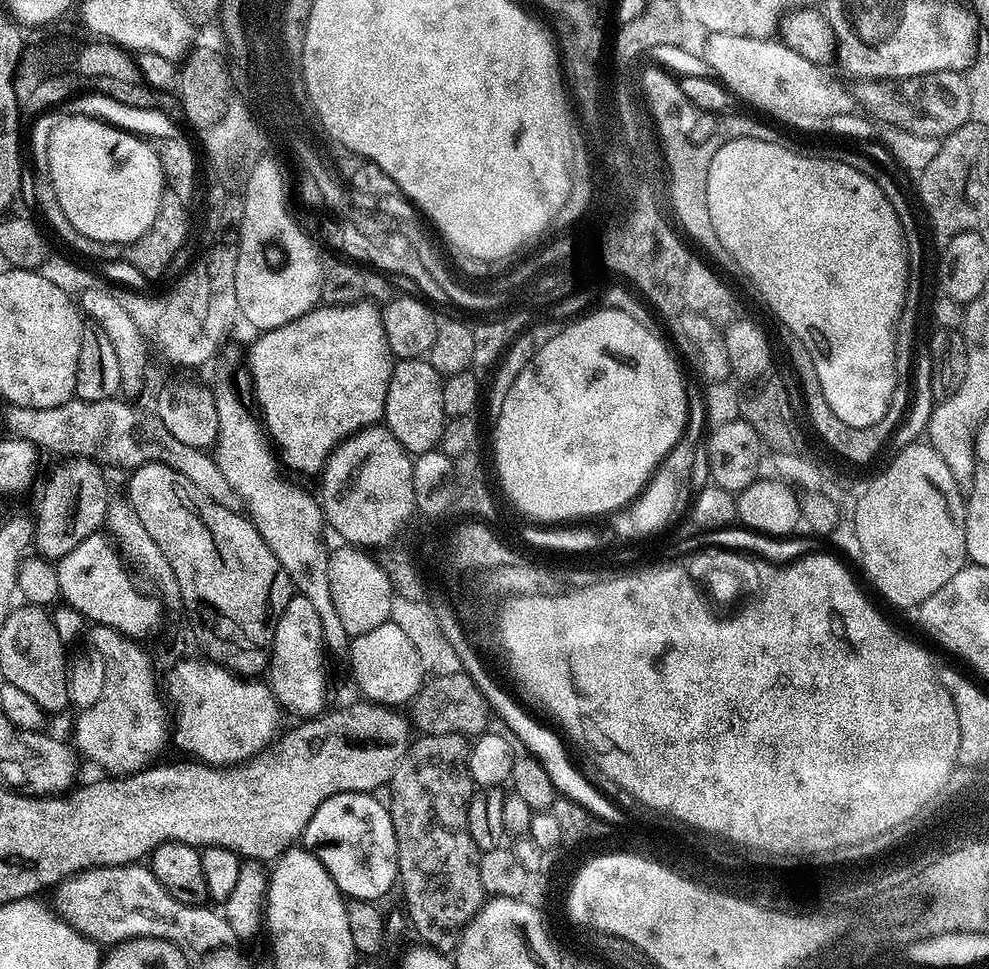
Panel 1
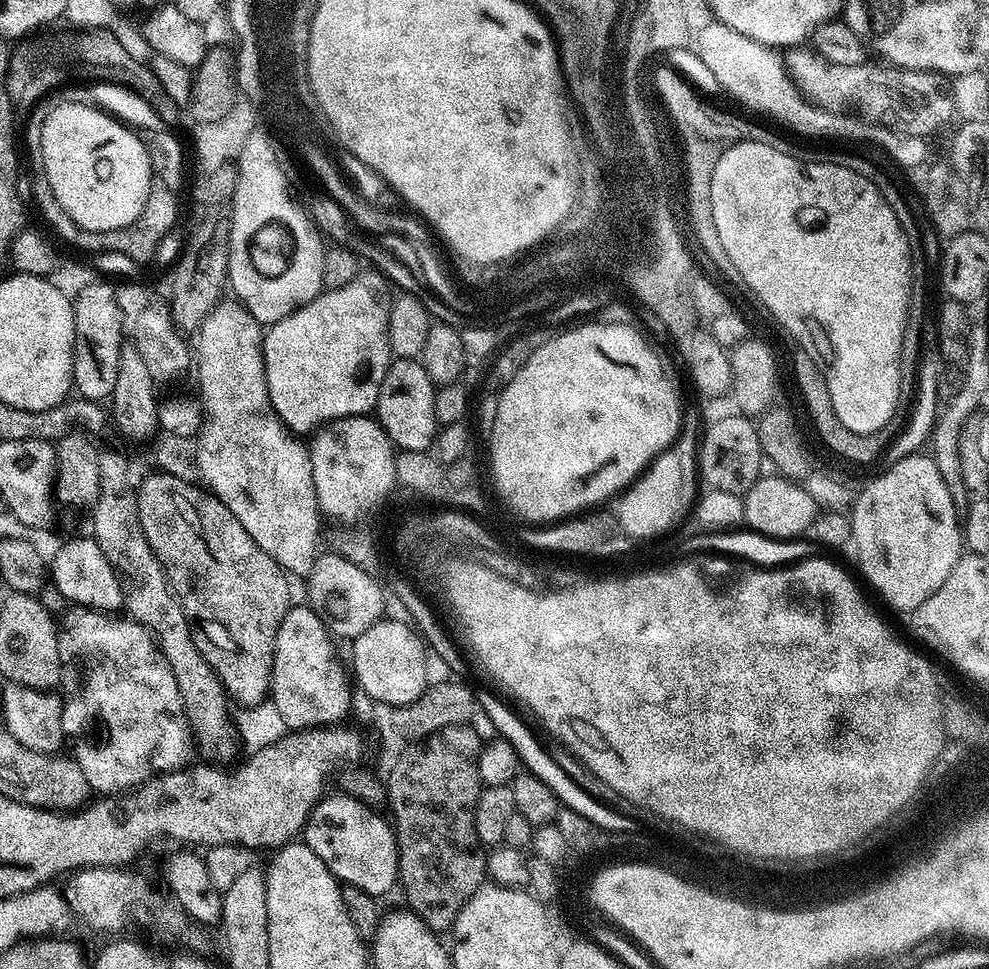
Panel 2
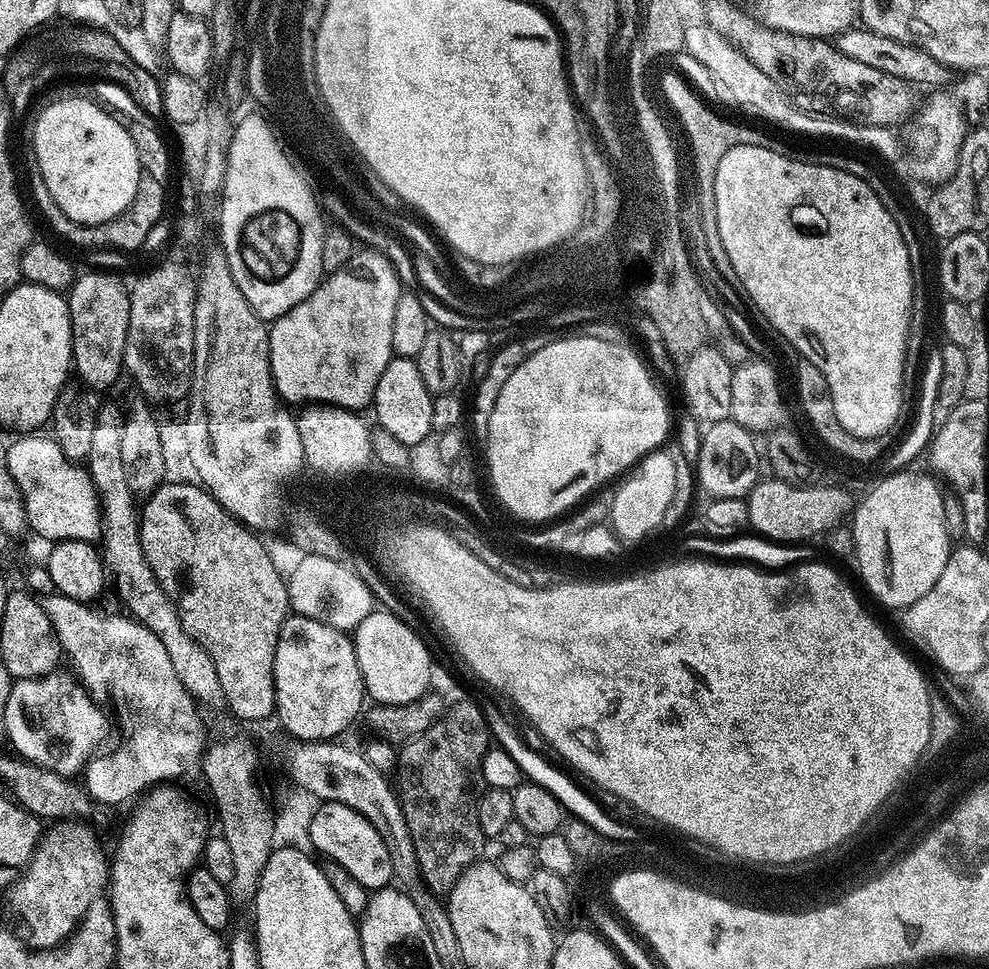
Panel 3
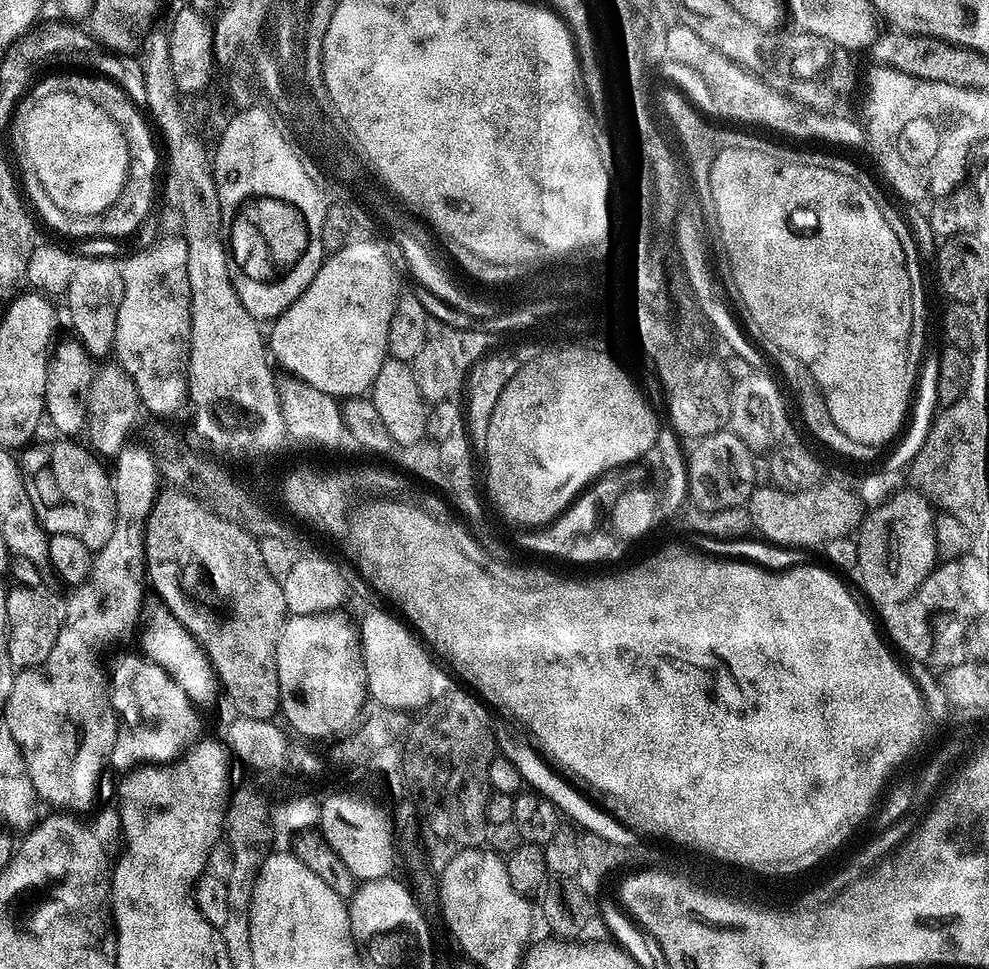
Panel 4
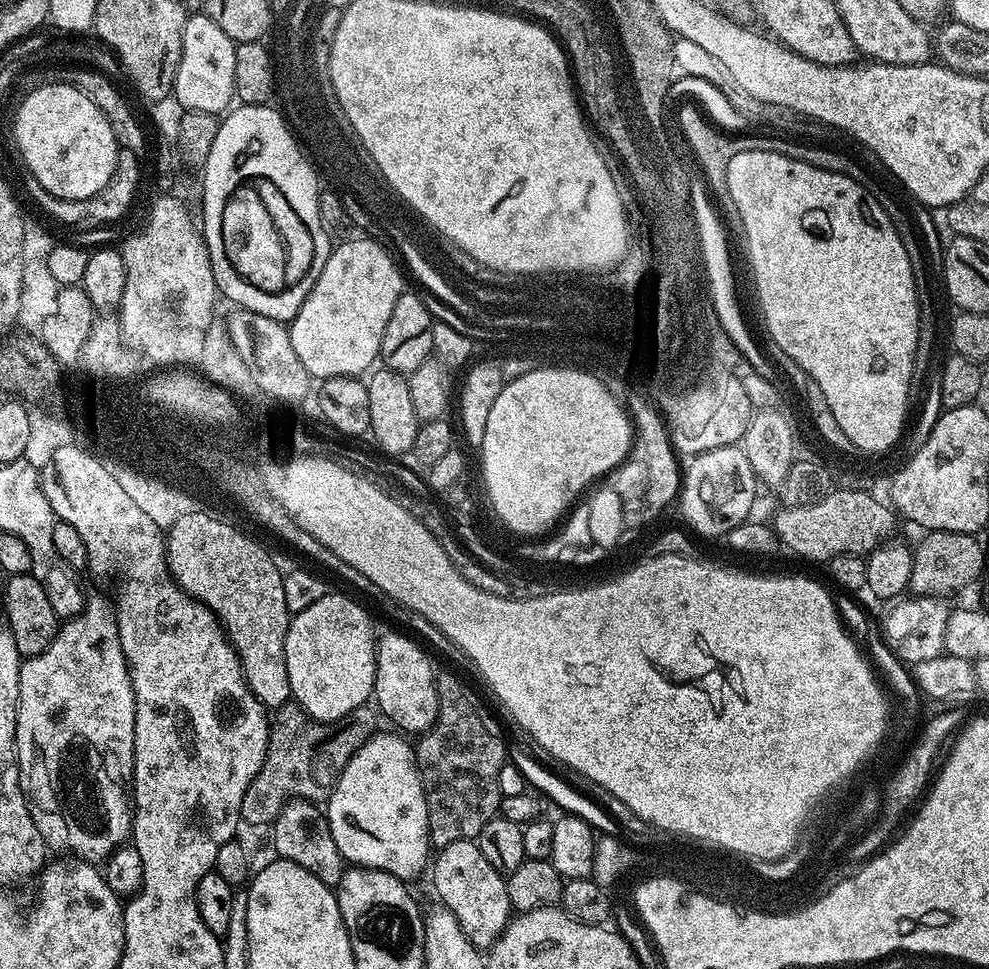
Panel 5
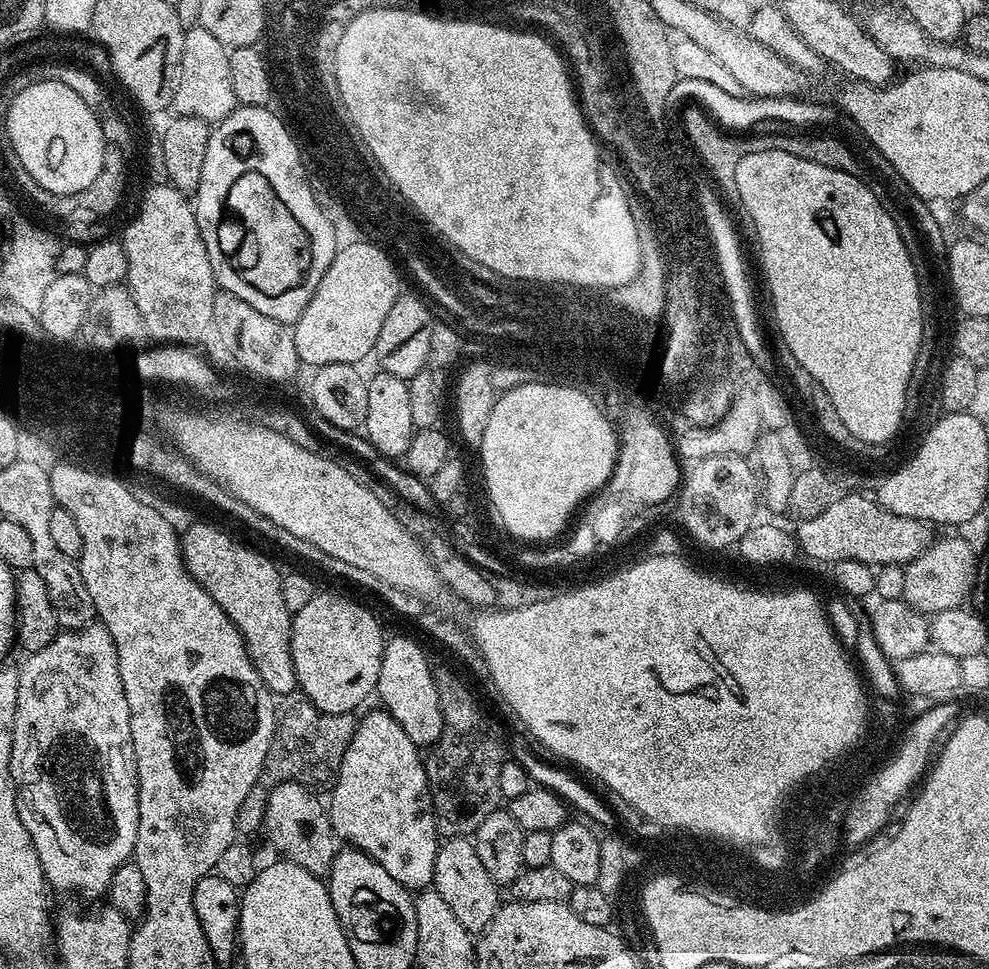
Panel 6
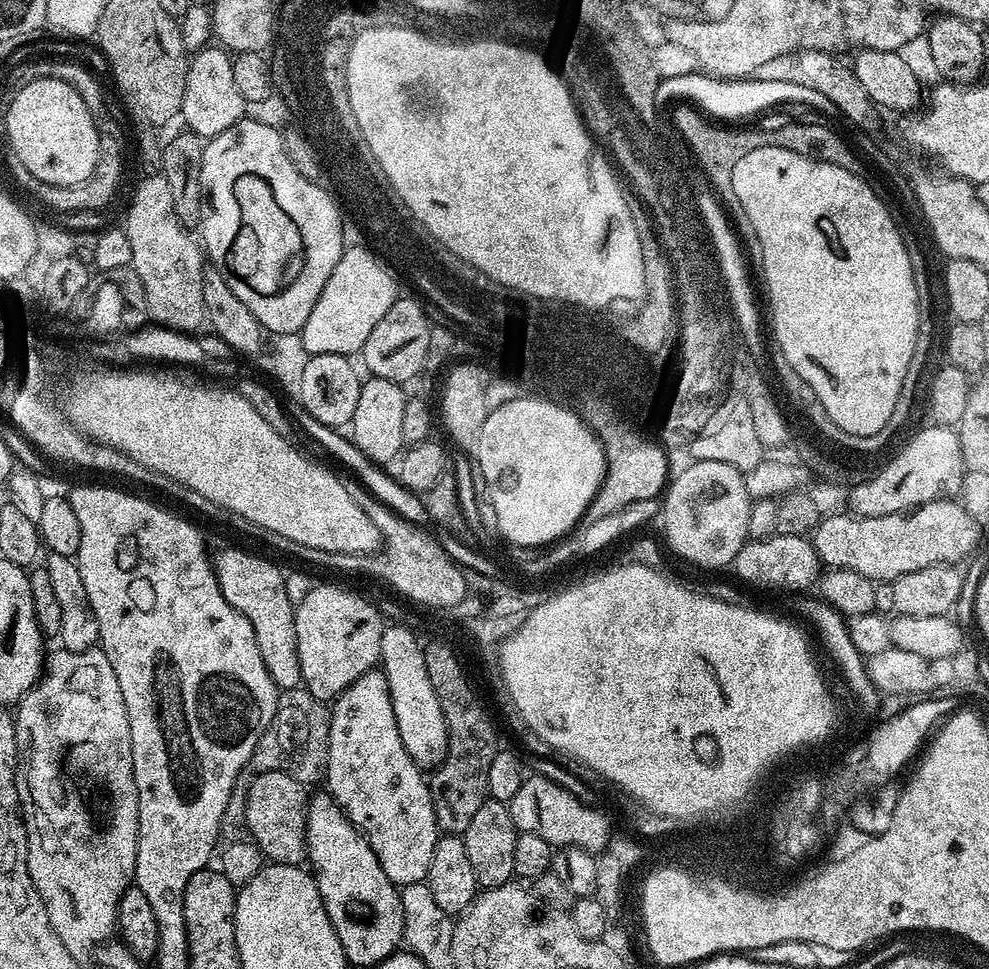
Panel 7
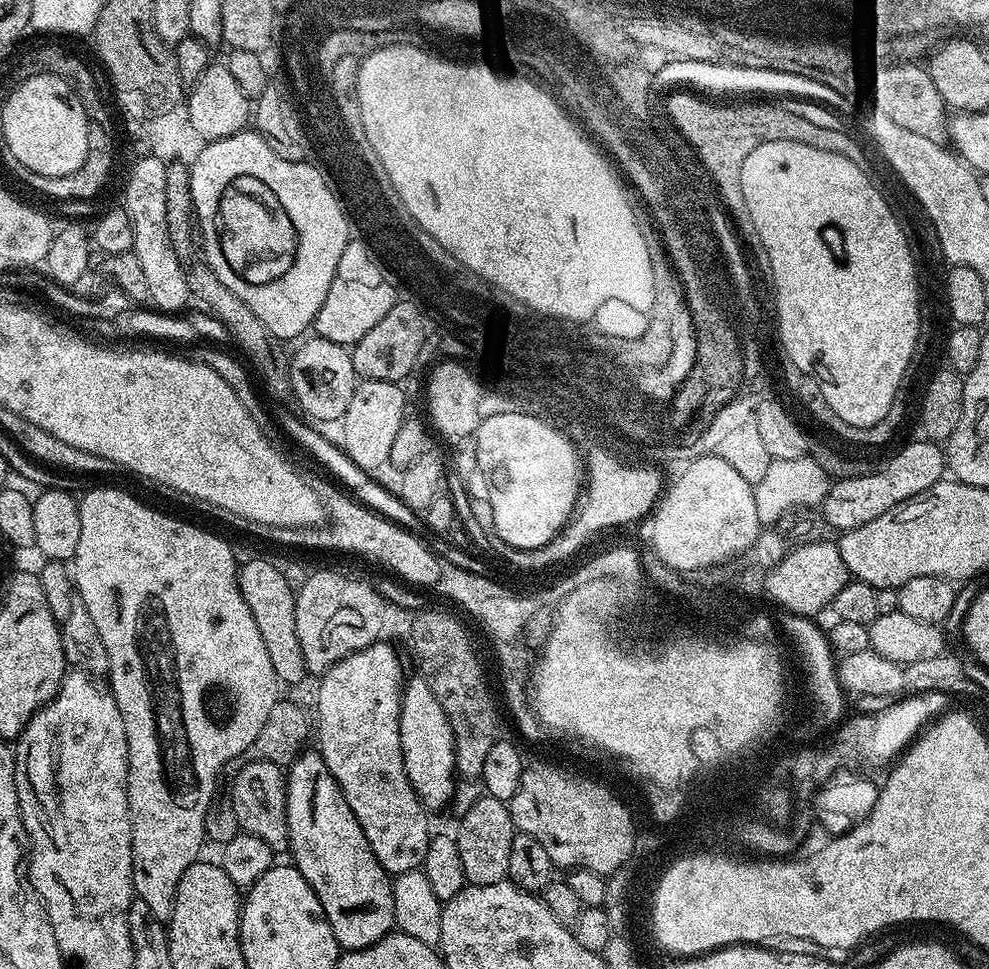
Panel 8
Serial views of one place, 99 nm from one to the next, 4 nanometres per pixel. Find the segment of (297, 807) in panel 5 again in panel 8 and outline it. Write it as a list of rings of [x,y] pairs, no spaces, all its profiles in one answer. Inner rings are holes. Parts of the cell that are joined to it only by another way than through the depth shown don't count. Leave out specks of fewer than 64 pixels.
[[[252,758],[249,764],[241,763],[232,780],[232,818],[240,832],[248,832],[254,838],[262,838],[273,853],[288,852],[288,822],[286,790],[288,778],[285,769],[271,758]]]

